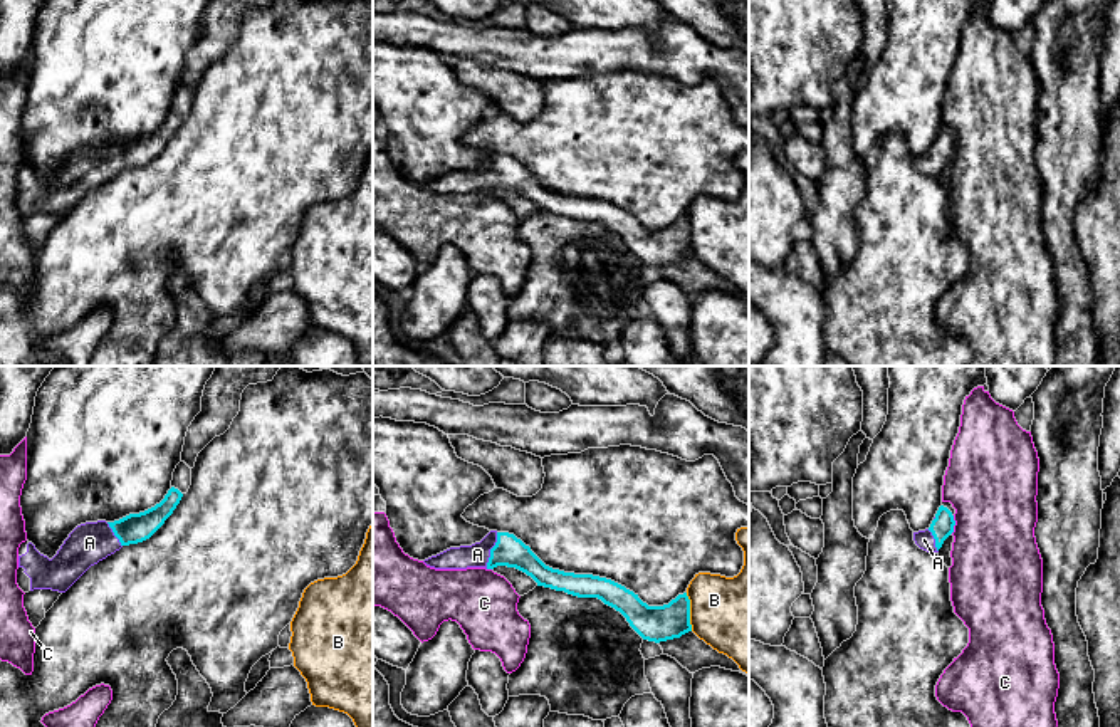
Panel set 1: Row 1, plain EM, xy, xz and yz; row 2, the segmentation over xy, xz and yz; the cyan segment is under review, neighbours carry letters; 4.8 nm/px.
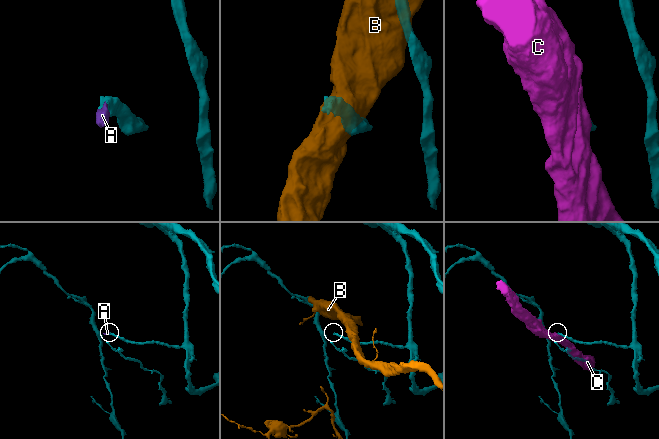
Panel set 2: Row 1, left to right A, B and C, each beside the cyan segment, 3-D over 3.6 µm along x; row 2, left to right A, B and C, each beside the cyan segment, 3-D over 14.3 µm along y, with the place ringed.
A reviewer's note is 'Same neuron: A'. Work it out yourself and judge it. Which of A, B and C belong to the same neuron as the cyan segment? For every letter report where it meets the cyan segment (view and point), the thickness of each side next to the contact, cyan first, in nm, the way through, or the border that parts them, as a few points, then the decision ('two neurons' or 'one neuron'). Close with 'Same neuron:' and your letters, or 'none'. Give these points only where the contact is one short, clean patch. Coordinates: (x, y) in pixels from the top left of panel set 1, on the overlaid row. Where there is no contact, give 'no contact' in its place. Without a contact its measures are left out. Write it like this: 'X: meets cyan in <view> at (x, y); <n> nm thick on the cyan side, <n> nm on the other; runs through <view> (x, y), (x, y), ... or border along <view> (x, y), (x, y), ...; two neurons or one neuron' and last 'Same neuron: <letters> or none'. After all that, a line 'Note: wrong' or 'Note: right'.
A: meets cyan in xz at (491, 551); 150 nm thick on the cyan side, 120 nm on the other; runs through xz (509, 551), (491, 551), (477, 554); one neuron
B: meets cyan in xz at (689, 611); 180 nm thick on the cyan side, 400 nm on the other; two neurons
C: meets cyan in yz at (954, 524); 110 nm thick on the cyan side, 420 nm on the other; border along yz (954, 516), (954, 529), (951, 533); two neurons
Same neuron: A
Note: right

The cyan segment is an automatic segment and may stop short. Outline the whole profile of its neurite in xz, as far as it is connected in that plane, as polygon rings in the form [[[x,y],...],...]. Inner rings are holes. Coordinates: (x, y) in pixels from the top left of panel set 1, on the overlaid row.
[[[490,531],[480,542],[450,547],[423,561],[435,569],[467,569],[497,566],[516,567],[537,586],[564,591],[578,598],[598,598],[620,611],[630,626],[648,641],[667,641],[692,631],[690,599],[678,594],[668,604],[648,606],[625,586],[593,574],[574,574],[546,566],[529,546],[509,532]]]

